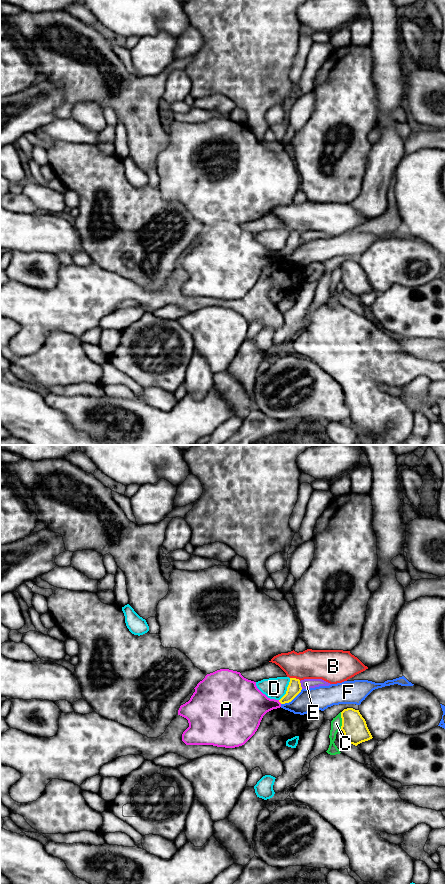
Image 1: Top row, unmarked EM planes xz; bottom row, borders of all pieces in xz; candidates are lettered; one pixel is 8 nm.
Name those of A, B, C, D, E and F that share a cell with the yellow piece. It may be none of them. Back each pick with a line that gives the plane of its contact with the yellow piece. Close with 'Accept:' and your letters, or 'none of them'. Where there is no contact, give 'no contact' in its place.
Accept: none of them

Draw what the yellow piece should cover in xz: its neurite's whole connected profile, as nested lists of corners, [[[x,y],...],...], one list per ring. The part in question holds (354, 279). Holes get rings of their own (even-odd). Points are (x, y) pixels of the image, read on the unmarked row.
[[[353,260],[344,261],[341,264],[341,270],[341,282],[344,285],[345,292],[350,296],[357,298],[373,290],[359,262]]]

